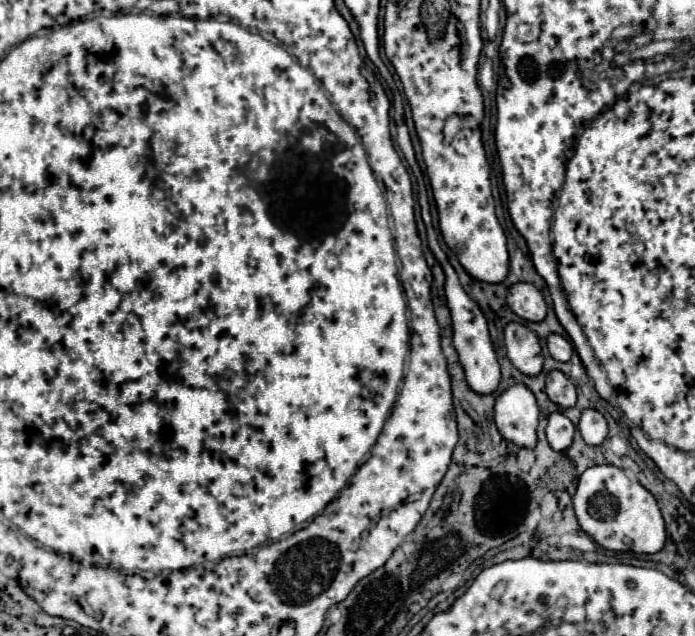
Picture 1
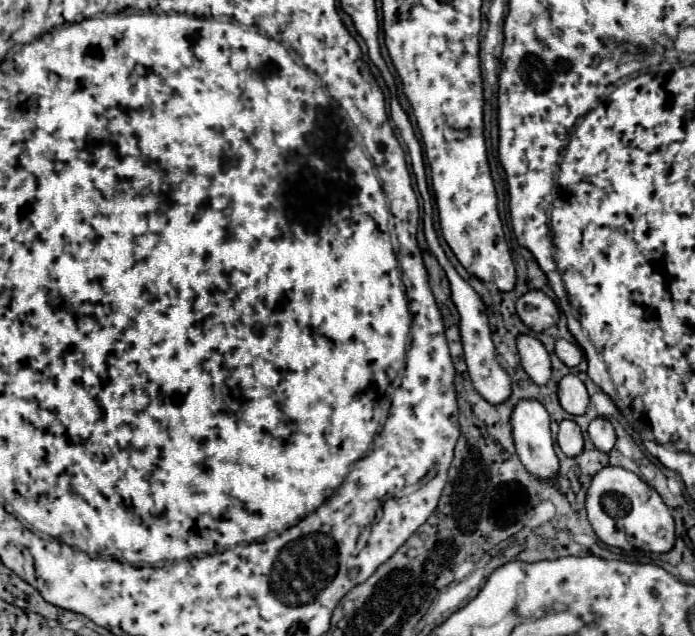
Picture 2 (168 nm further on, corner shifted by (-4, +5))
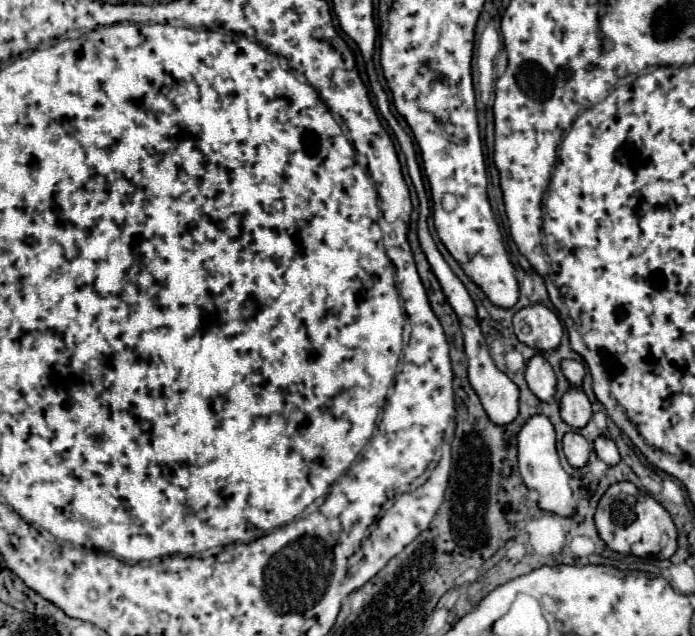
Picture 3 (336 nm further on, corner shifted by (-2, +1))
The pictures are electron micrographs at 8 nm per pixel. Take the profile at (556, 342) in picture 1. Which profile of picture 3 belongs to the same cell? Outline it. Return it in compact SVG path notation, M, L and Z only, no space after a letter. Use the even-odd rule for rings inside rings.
M563 360L561 368L563 368L565 378L571 382L571 386L579 388L583 382L583 376L585 376L585 366L581 362L575 362L575 360Z

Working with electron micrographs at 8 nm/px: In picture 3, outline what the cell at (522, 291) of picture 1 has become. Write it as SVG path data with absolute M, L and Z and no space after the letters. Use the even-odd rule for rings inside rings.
M535 304L521 308L513 316L513 328L519 342L531 346L537 352L551 352L561 344L563 326L547 306Z

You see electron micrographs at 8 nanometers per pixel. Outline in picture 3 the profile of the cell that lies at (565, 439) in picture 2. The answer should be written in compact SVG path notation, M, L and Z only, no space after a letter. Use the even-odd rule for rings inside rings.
M567 432L563 438L563 452L573 468L583 468L589 460L589 444L579 432Z

